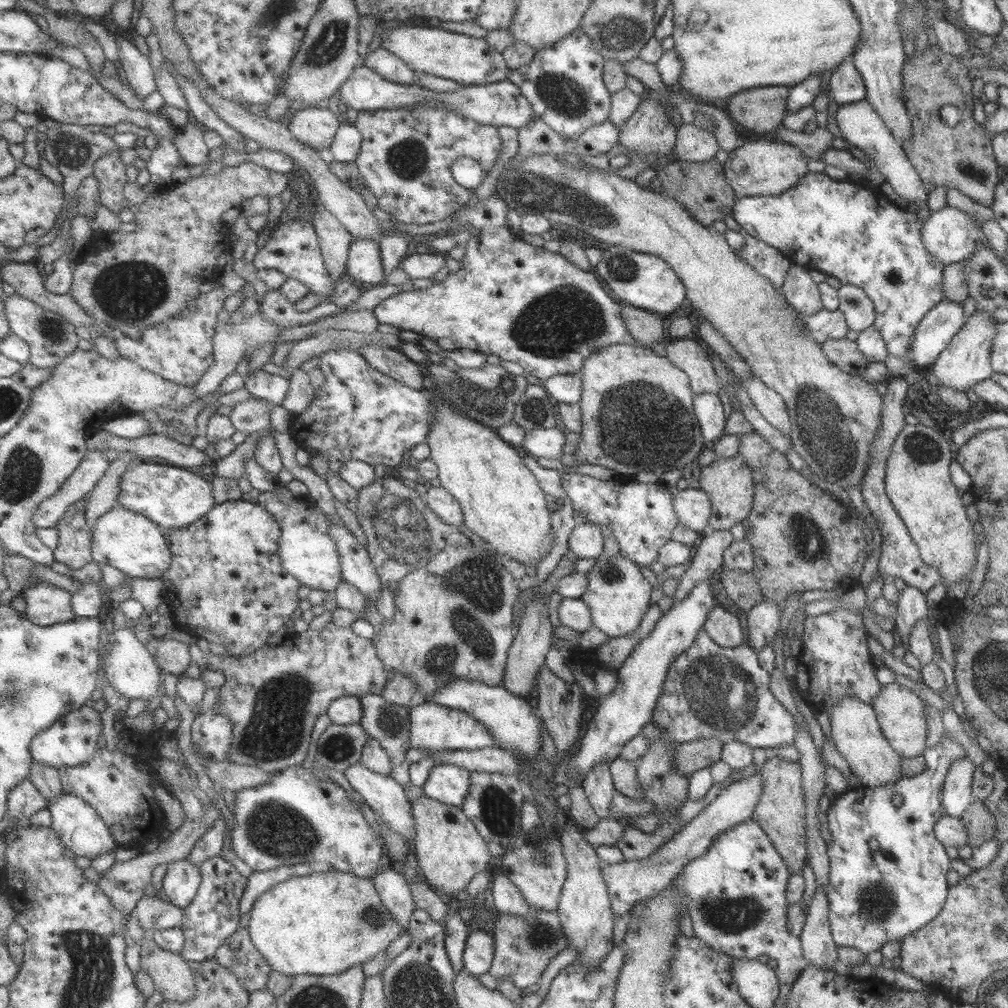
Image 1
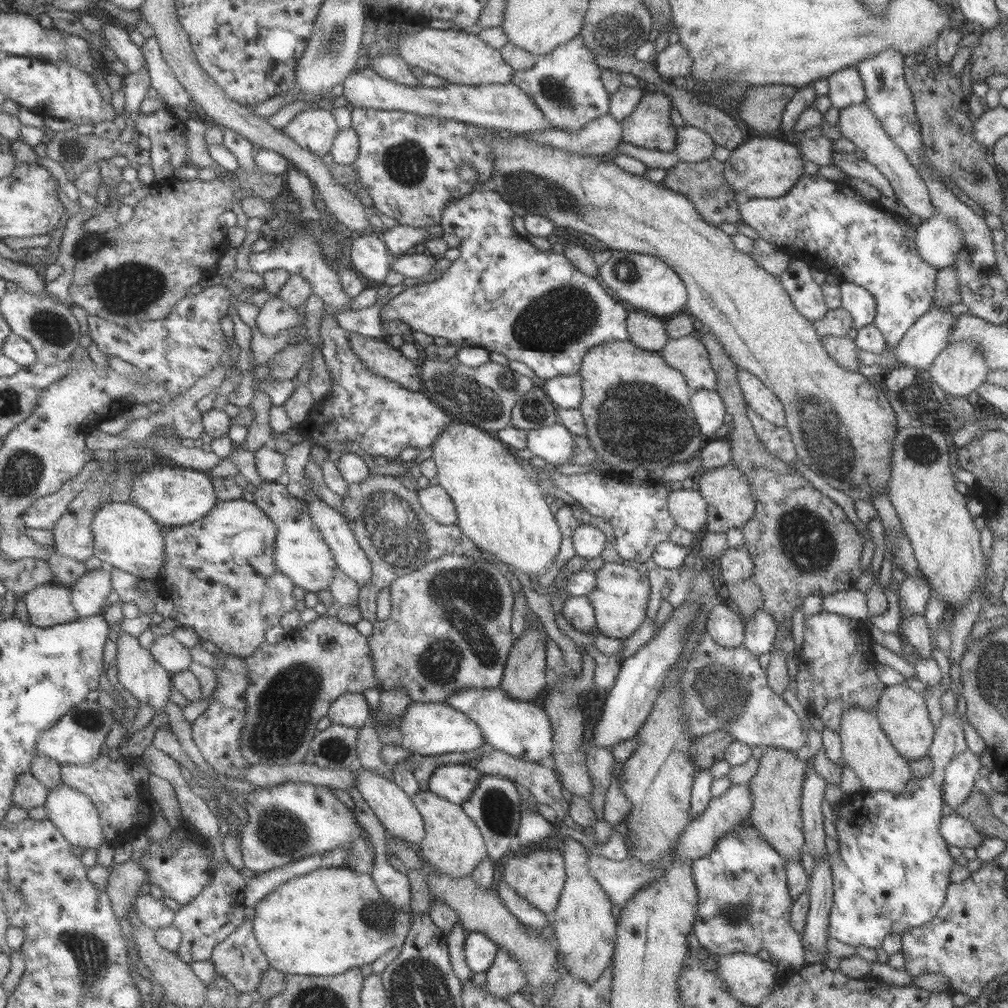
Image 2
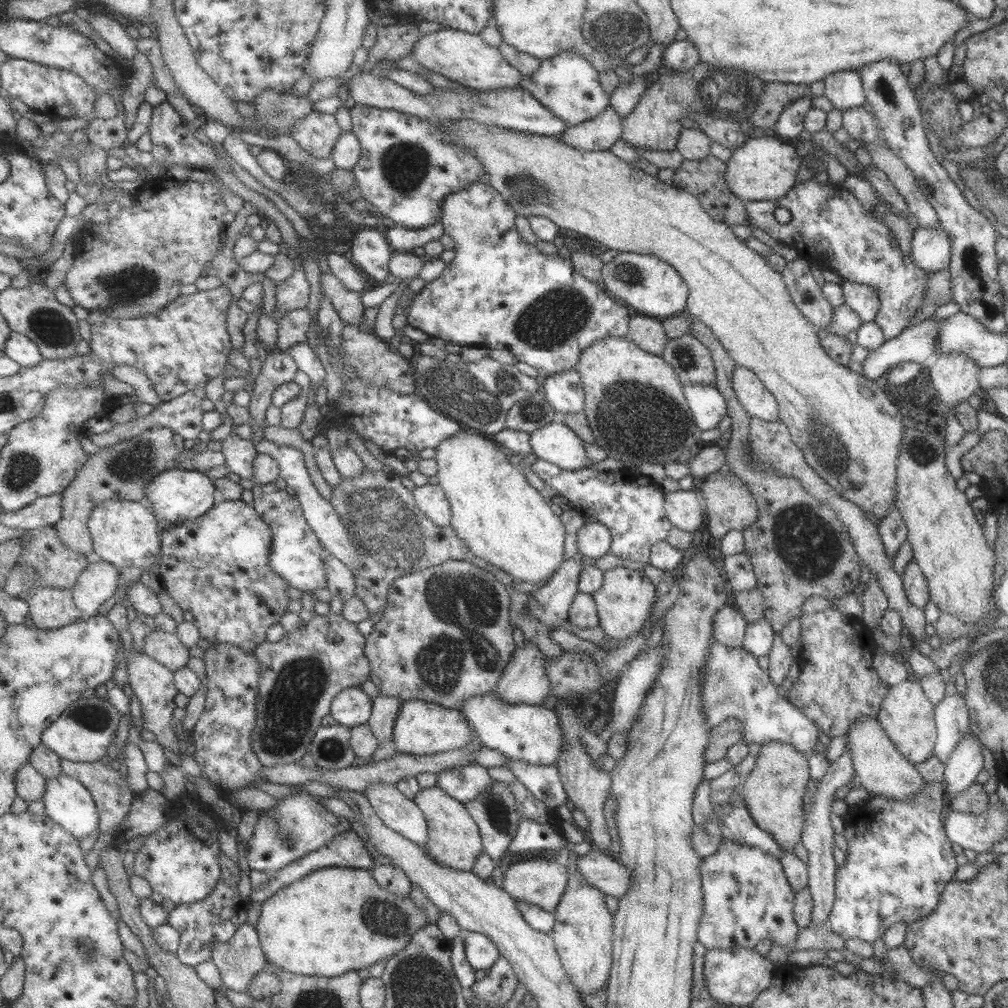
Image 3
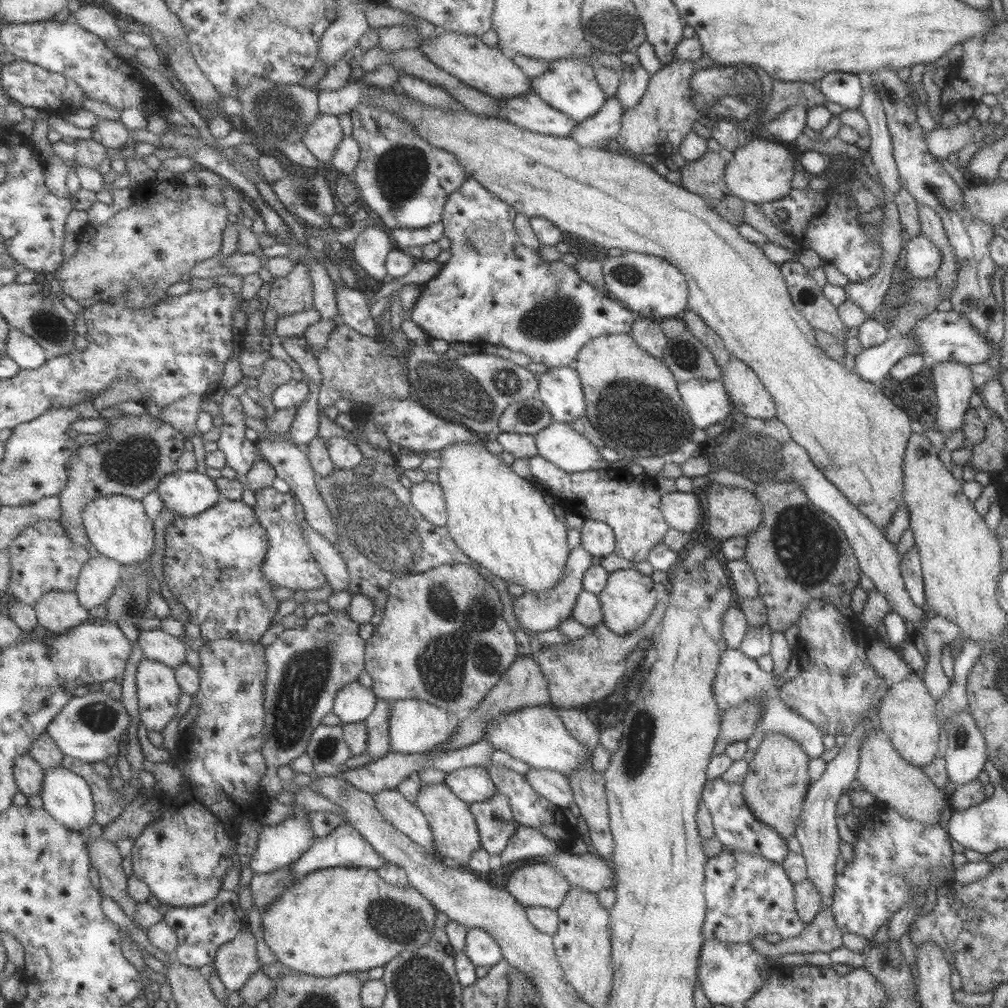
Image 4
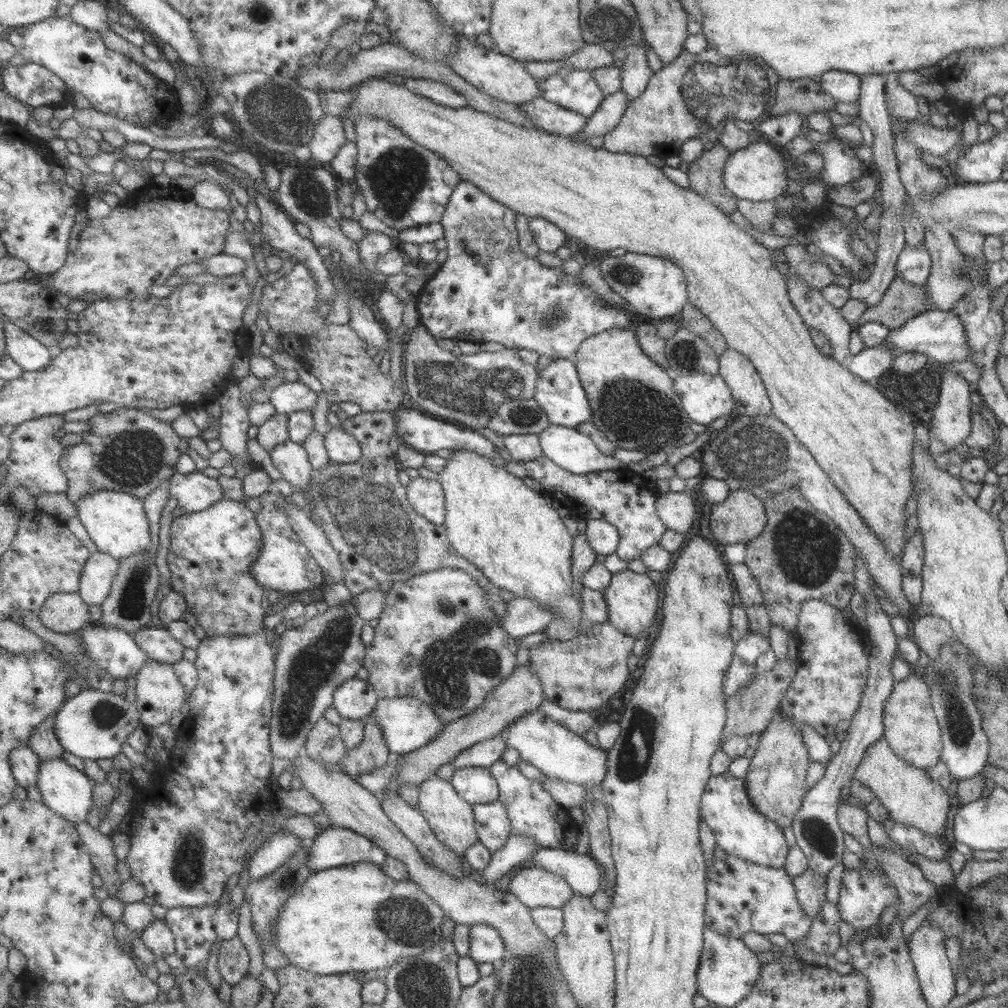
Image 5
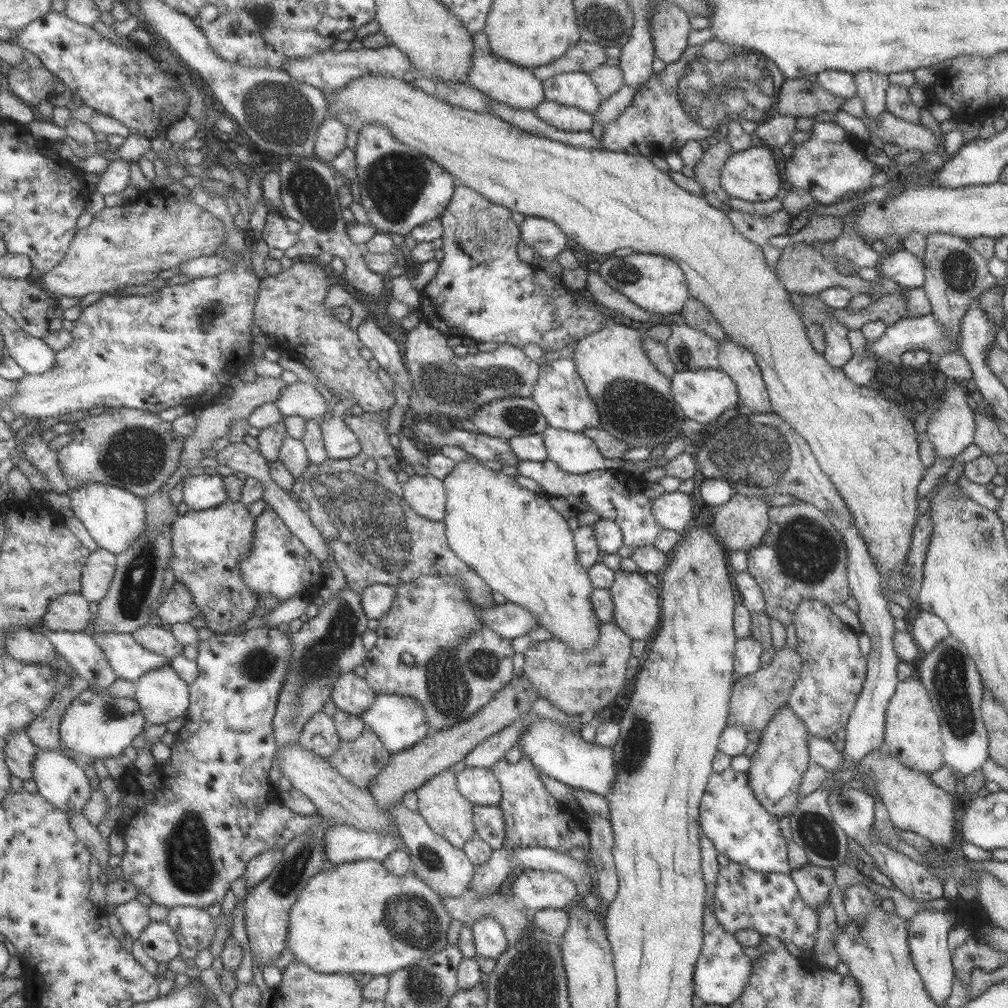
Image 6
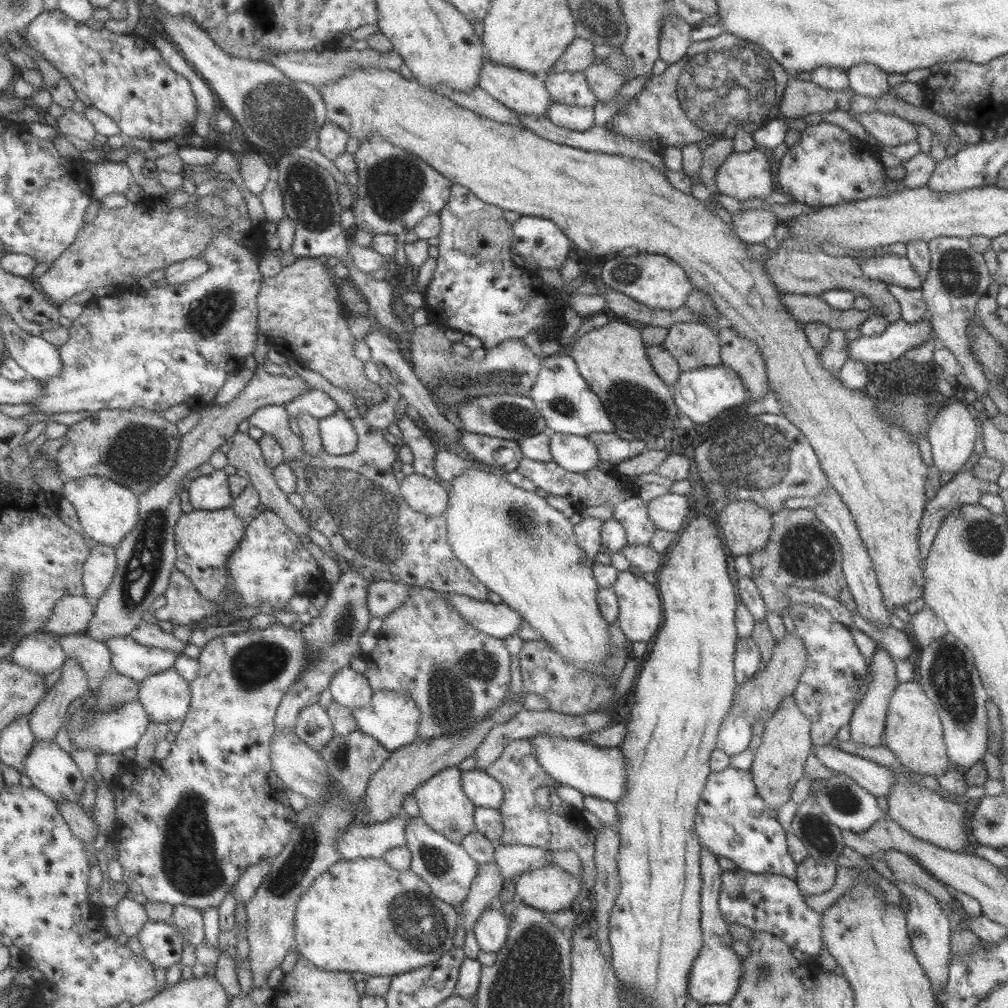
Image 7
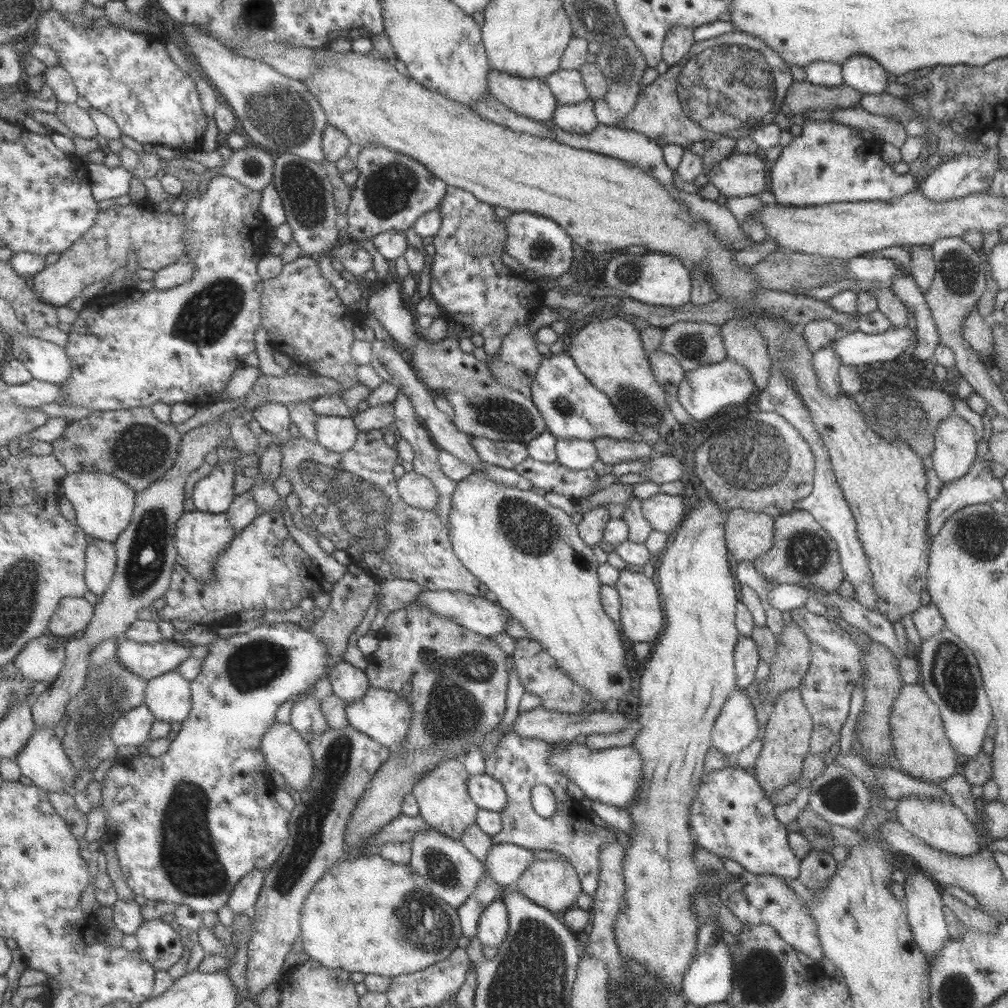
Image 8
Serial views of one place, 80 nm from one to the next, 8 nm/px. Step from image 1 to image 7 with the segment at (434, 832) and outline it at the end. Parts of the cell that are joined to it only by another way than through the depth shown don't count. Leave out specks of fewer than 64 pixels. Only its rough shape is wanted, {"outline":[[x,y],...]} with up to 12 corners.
{"outline":[[458,765],[414,792],[421,817],[461,844],[475,830],[475,805]]}

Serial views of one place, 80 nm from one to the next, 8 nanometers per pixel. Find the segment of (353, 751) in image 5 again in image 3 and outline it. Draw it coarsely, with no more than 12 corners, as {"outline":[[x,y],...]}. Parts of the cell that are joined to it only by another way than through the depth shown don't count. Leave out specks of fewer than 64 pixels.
{"outline":[[380,693],[368,723],[380,746],[392,740],[404,700]]}

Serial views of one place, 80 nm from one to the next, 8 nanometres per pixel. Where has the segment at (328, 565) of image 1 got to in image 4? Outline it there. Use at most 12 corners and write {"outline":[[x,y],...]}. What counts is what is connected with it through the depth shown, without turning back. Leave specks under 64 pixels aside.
{"outline":[[291,491],[255,492],[269,534],[263,574],[297,591],[328,587]]}

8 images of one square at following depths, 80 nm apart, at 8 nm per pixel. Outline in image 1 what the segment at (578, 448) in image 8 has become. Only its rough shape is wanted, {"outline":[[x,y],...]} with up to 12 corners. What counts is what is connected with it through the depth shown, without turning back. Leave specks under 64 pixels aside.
{"outline":[[533,427],[520,450],[531,457],[561,456],[564,429]]}

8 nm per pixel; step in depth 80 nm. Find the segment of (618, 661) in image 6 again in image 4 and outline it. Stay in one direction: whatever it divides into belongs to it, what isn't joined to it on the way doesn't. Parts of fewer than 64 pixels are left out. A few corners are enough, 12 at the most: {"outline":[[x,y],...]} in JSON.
{"outline":[[659,612],[623,636],[603,622],[533,653],[552,705],[613,692],[627,654],[661,626]]}

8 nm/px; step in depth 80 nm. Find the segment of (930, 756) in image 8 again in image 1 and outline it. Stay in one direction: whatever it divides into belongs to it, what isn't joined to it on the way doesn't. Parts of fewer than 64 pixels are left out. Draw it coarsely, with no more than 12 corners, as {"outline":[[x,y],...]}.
{"outline":[[893,681],[870,705],[895,754],[926,748],[927,716],[915,692]]}

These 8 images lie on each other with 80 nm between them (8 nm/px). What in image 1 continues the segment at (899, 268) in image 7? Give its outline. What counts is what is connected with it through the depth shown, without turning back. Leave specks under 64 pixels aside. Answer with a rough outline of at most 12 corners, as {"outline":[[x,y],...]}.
{"outline":[[946,204],[921,227],[944,266],[980,246],[993,251],[971,214]]}

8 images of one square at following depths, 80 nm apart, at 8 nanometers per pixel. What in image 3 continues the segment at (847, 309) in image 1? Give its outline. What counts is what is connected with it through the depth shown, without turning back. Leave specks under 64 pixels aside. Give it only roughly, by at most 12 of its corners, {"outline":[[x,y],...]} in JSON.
{"outline":[[849,280],[840,287],[859,323],[874,321],[880,305],[874,287]]}

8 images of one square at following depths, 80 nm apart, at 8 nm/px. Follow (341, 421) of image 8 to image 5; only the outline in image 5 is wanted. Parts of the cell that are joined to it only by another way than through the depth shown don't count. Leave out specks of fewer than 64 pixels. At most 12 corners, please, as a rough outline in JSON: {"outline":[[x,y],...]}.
{"outline":[[345,428],[325,435],[332,463],[353,464],[363,443]]}

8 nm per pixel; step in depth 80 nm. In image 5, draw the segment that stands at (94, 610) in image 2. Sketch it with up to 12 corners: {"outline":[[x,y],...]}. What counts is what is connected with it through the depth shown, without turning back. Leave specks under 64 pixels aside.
{"outline":[[105,552],[92,554],[80,593],[87,605],[110,596],[121,564]]}

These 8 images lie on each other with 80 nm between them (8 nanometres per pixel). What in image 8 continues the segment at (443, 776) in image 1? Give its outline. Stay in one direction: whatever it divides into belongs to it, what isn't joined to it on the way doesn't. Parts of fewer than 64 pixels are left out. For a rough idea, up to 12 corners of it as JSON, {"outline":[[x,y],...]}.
{"outline":[[469,775],[466,791],[478,808],[500,813],[507,804],[501,783]]}

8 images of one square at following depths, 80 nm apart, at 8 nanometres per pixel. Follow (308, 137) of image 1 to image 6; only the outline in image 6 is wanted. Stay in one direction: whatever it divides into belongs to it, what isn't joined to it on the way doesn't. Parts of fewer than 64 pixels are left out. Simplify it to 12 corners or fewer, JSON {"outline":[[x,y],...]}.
{"outline":[[329,116],[315,154],[332,161],[347,148],[347,126]]}

